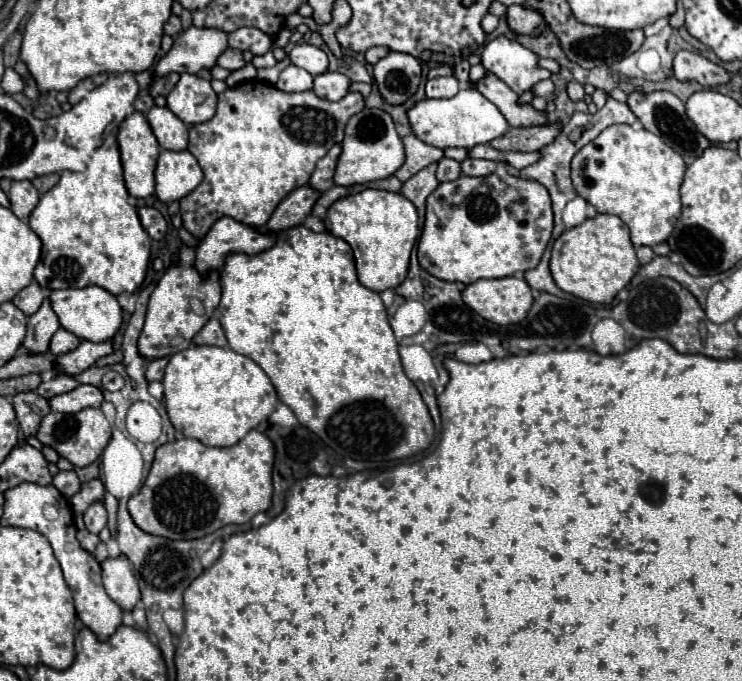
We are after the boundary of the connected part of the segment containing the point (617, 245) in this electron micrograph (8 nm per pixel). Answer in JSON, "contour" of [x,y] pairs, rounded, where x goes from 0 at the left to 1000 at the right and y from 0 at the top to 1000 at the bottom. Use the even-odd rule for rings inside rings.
{"contour":[[[805,314],[786,329],[761,338],[745,358],[743,402],[748,417],[778,438],[802,446],[823,446],[834,426],[840,426],[856,405],[861,382],[848,352],[848,335],[834,317]]]}

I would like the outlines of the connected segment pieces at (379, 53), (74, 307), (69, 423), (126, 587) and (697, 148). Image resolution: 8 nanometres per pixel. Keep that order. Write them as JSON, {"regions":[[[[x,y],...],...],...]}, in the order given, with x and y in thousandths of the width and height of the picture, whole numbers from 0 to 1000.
{"regions":[[[[505,68],[505,70],[497,70],[495,76],[492,76],[492,85],[495,85],[495,91],[497,94],[505,94],[508,88],[513,88],[516,82],[522,82],[527,73],[522,70],[522,68]]],[[[115,420],[115,423],[90,423],[90,426],[71,426],[66,432],[69,449],[80,464],[80,473],[93,488],[101,488],[109,499],[123,502],[142,502],[155,493],[155,488],[166,476],[166,455],[155,438],[155,432],[144,429],[136,420]]],[[[115,599],[104,605],[101,611],[88,611],[82,605],[66,605],[58,614],[55,628],[50,634],[50,646],[55,652],[74,658],[77,667],[90,673],[98,684],[120,684],[123,678],[128,678],[136,670],[139,658],[144,655],[147,643],[150,643],[150,623],[139,611],[139,605],[133,605],[133,599]]],[[[168,814],[158,819],[144,819],[136,825],[139,837],[139,860],[152,884],[158,884],[166,896],[179,896],[187,884],[187,860],[177,837],[177,825]]],[[[853,135],[848,138],[848,147],[845,147],[848,159],[853,162],[853,167],[864,176],[867,188],[880,194],[883,200],[888,200],[899,214],[904,214],[910,223],[915,223],[926,241],[931,241],[939,229],[945,229],[956,214],[958,209],[937,188],[937,182],[926,173],[923,167],[923,153],[904,135]]]]}

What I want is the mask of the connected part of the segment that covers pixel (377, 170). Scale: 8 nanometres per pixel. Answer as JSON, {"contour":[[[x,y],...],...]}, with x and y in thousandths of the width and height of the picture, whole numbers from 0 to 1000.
{"contour":[[[492,159],[484,167],[473,170],[473,176],[468,179],[462,223],[457,229],[454,250],[451,250],[451,270],[476,273],[476,270],[513,264],[513,261],[530,258],[543,238],[546,238],[543,209],[532,194],[532,182],[527,170],[508,159]]]}

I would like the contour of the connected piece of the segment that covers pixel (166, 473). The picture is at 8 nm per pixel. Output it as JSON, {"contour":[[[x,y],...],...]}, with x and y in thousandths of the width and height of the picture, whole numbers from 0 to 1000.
{"contour":[[[338,631],[327,646],[309,658],[284,658],[257,643],[225,649],[212,658],[204,693],[193,717],[182,728],[177,728],[171,743],[174,755],[193,781],[228,793],[274,790],[306,769],[330,769],[346,752],[357,752],[365,743],[368,673],[368,649],[346,631]]]}

